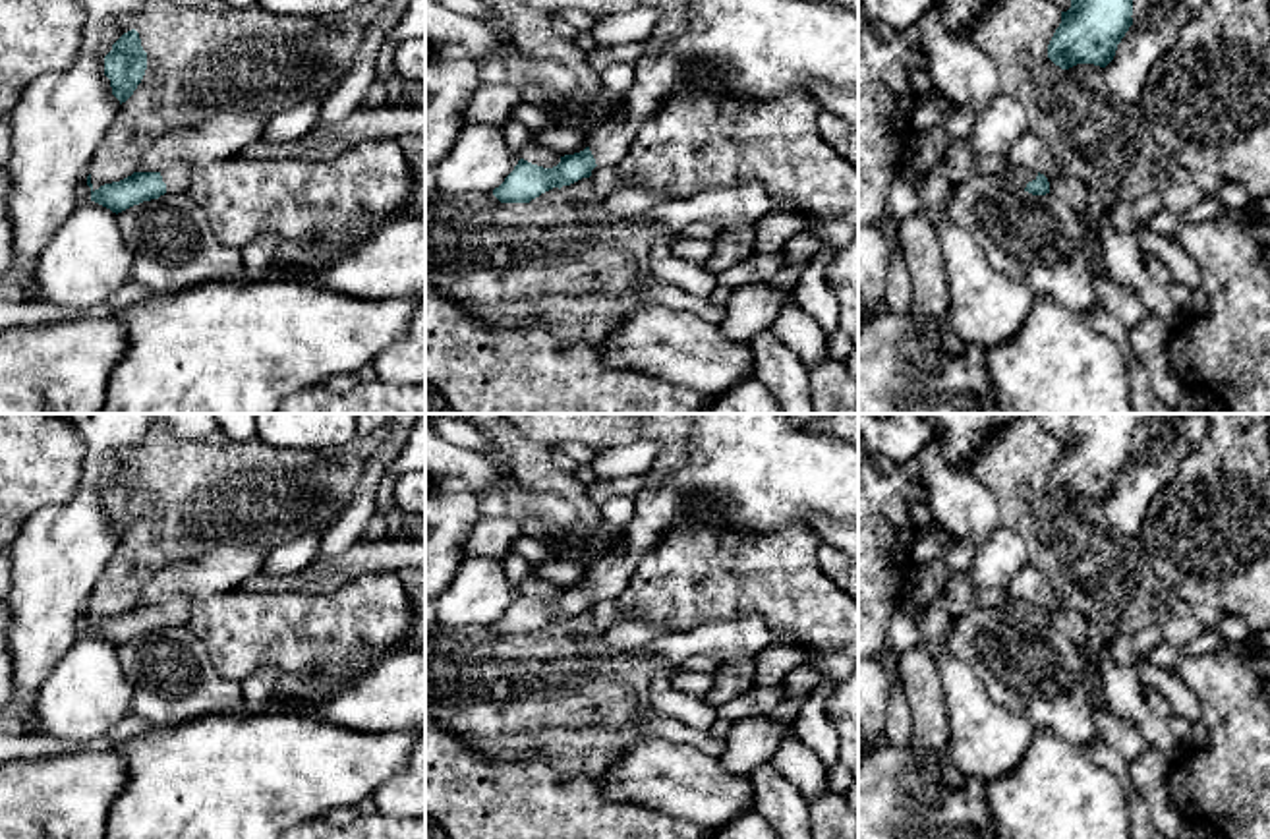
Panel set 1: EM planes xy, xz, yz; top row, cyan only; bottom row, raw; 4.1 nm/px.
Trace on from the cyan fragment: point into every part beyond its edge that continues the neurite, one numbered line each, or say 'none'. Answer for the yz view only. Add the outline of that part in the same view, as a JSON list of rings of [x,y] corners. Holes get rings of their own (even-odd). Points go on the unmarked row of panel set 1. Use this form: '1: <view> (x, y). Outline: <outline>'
1: yz (1013, 607). Outline: [[[1007,601],[1007,605],[1005,605],[1003,611],[1009,617],[1013,617],[1013,615],[1025,615],[1025,617],[1028,617],[1028,615],[1036,613],[1036,609],[1038,609],[1038,605],[1034,605],[1030,601]]]

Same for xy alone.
1: xy (178, 607). Outline: [[[172,597],[170,601],[162,603],[162,615],[166,619],[188,619],[191,601],[186,597]]]

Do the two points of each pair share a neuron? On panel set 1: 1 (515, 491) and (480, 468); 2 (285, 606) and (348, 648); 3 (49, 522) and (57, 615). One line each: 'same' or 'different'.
1: same
2: same
3: same

